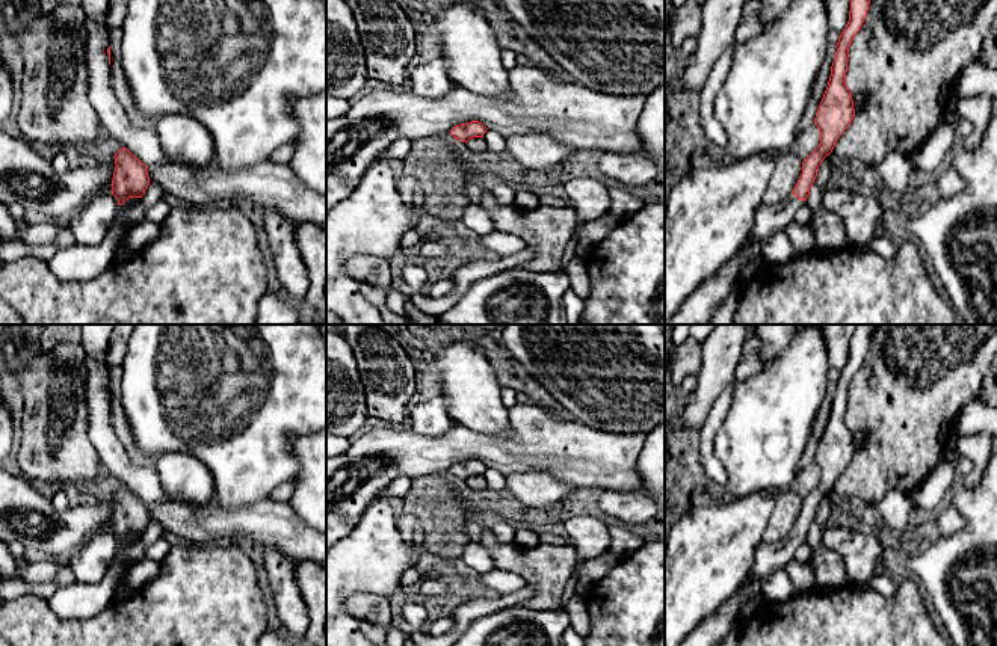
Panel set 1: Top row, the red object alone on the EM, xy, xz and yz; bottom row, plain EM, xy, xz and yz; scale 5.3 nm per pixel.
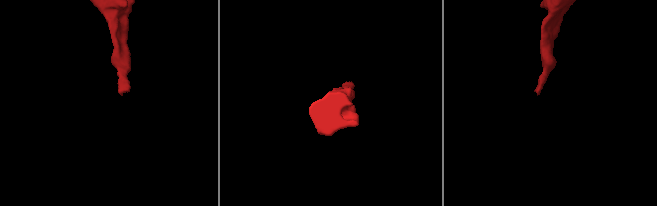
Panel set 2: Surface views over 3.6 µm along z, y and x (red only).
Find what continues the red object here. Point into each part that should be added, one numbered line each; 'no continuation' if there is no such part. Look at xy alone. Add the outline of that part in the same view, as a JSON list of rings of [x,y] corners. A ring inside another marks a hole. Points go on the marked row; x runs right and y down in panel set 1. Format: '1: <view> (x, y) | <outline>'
no continuation

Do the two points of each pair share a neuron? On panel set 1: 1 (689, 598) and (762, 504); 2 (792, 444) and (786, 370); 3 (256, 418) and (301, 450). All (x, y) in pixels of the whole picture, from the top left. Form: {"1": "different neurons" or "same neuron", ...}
{"1": "same neuron", "2": "same neuron", "3": "different neurons"}

